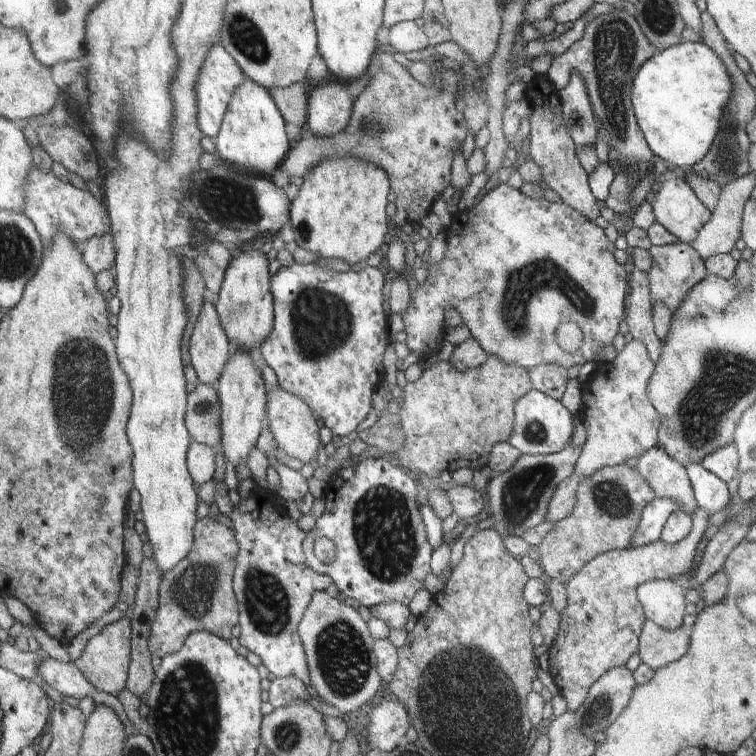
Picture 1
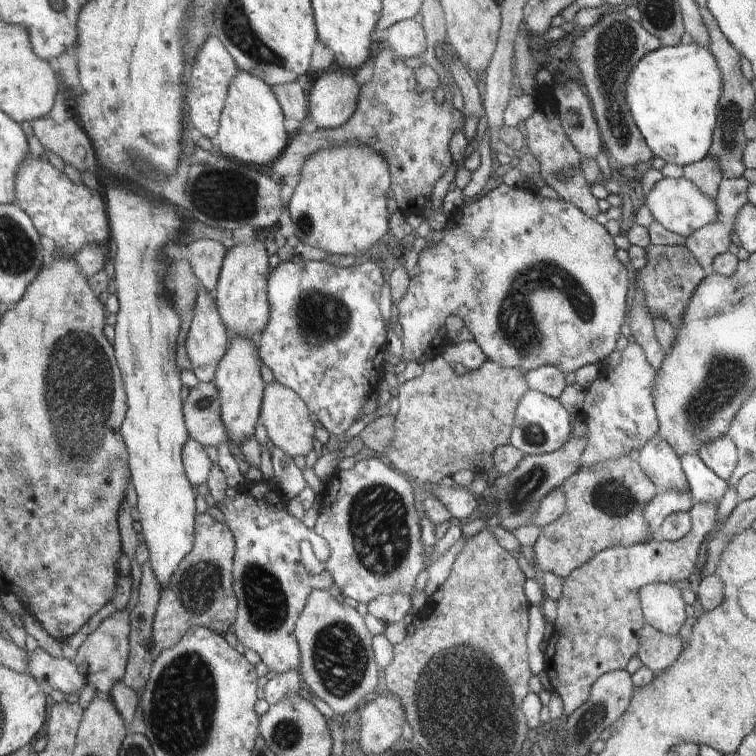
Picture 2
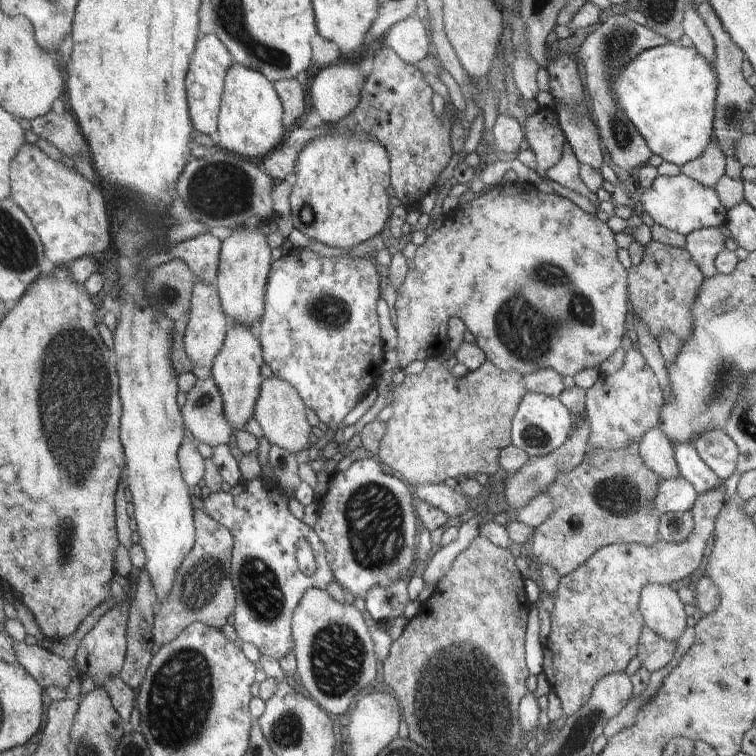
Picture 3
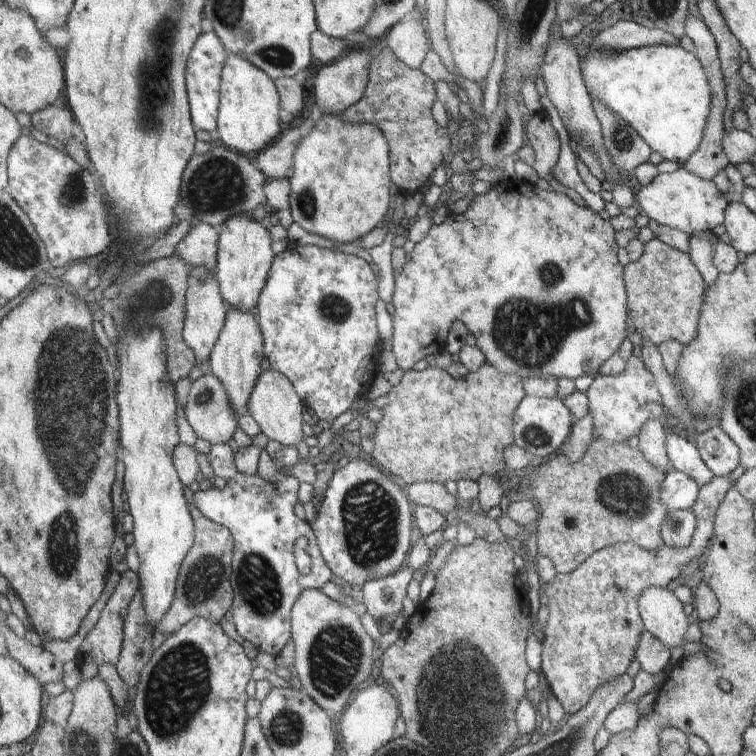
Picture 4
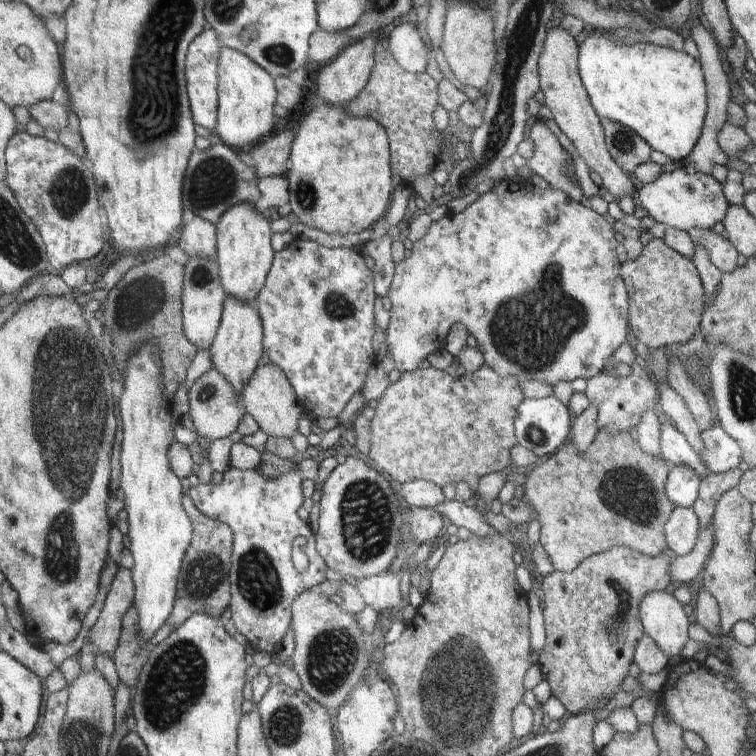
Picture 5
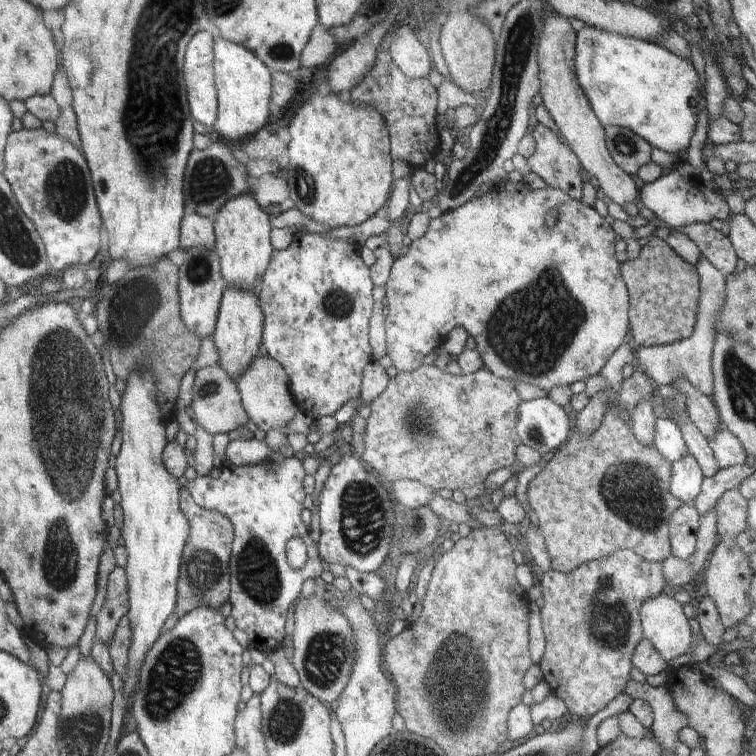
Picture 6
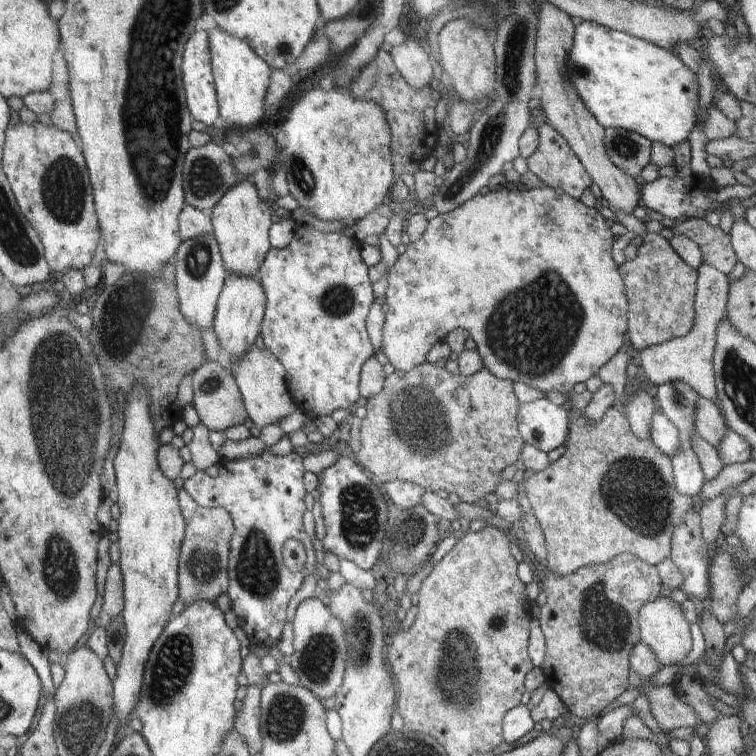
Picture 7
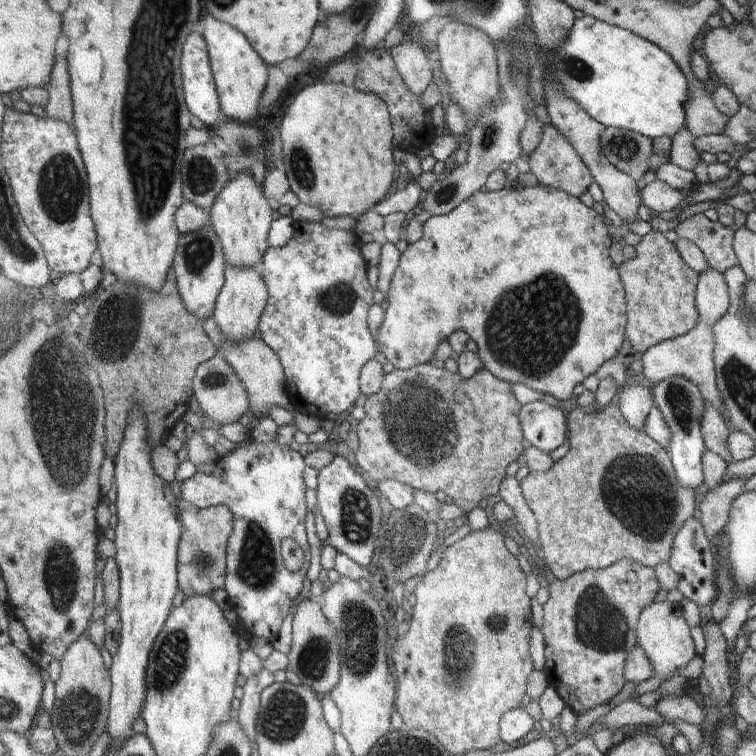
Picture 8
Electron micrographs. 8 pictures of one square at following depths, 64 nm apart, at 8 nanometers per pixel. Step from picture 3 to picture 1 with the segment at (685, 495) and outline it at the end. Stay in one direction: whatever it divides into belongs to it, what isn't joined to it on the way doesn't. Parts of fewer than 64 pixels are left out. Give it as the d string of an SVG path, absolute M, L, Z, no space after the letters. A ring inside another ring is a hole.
M655 497L643 508L640 522L629 547L641 547L661 539L661 532L668 517L680 506L670 499Z

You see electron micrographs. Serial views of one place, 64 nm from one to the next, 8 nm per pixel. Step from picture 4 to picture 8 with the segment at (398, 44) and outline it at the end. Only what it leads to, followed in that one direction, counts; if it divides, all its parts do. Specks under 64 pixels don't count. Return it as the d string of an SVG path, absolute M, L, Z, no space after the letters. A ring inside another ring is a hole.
M415 39L405 40L394 46L389 53L406 86L412 94L422 95L432 79L438 76L431 70L430 55L426 54Z

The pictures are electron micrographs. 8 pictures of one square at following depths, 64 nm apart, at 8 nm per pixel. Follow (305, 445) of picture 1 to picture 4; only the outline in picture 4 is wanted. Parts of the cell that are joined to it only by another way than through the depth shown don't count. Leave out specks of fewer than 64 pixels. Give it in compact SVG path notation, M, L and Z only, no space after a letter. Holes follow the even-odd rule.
M261 370L252 392L250 392L250 400L246 406L247 412L256 420L260 431L265 434L269 440L280 442L284 446L296 447L298 442L305 439L302 431L304 420L302 417L303 404L294 391L292 384L278 370Z

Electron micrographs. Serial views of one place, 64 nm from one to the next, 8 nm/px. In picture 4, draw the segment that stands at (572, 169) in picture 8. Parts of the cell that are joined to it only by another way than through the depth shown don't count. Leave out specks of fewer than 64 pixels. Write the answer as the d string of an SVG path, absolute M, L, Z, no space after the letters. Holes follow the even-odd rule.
M544 110L532 115L526 124L526 137L535 153L532 168L537 172L538 177L546 180L555 192L568 196L577 206L586 207L586 202L578 192L566 188L552 176L552 168L559 160L561 144L559 136L551 126L551 120Z

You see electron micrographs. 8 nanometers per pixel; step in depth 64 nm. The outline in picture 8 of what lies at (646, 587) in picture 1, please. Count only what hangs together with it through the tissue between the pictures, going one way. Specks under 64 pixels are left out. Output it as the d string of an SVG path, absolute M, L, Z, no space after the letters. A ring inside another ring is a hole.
M668 601L654 602L642 610L637 620L637 645L648 656L653 676L659 676L662 682L672 678L676 670L686 667L697 655L691 628L681 614L680 605Z

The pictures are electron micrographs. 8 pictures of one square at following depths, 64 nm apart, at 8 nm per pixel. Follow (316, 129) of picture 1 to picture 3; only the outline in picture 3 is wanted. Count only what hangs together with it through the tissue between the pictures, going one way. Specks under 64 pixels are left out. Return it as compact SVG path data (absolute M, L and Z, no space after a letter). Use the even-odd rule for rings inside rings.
M341 60L323 68L310 89L312 110L318 112L325 126L332 126L348 116L358 104L366 78L360 71L360 60Z

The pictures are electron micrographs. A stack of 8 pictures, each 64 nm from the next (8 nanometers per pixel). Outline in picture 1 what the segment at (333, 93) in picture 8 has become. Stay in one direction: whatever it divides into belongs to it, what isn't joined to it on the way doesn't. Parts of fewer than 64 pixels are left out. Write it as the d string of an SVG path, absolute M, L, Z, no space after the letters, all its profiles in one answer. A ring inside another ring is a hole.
M359 159L322 161L307 173L298 196L291 201L289 218L297 246L360 267L386 242L388 194L389 178L381 168Z

